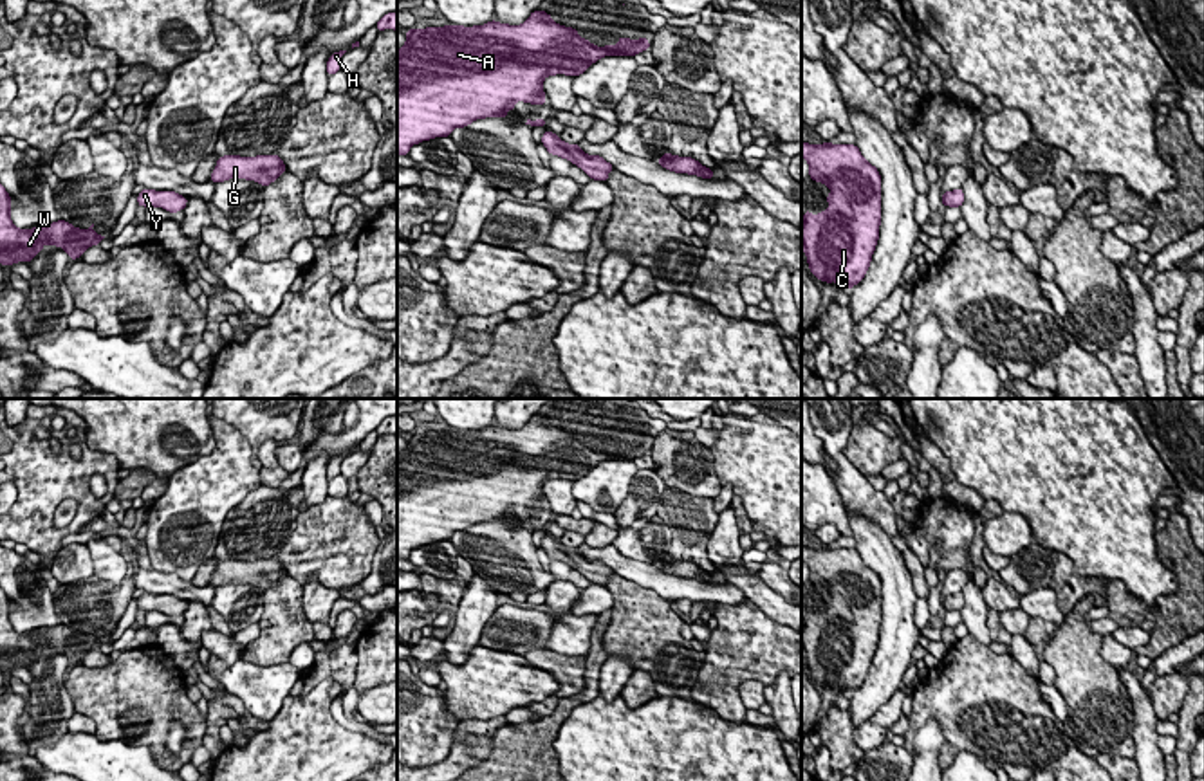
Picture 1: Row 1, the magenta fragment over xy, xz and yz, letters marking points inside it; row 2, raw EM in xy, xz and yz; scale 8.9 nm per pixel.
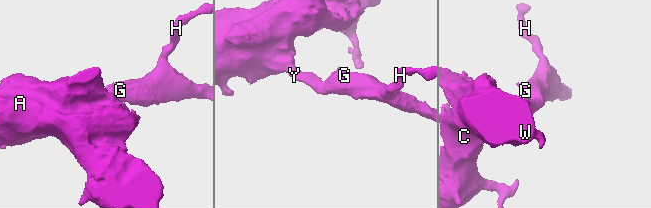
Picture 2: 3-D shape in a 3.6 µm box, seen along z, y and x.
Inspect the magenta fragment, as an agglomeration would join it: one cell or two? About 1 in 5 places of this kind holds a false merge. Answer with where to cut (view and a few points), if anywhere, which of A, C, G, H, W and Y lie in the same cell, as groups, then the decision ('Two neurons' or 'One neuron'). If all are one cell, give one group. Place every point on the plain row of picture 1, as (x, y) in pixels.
No split. Groups: A C G H W Y. One neuron

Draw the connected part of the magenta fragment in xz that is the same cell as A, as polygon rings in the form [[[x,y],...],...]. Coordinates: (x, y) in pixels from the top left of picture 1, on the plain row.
[[[540,413],[520,429],[491,424],[473,431],[448,427],[410,433],[406,447],[397,455],[397,559],[408,559],[422,545],[449,541],[455,532],[477,523],[505,523],[516,505],[545,509],[543,483],[549,480],[574,482],[605,460],[635,460],[648,453],[644,440],[619,440],[617,449],[597,451]]]

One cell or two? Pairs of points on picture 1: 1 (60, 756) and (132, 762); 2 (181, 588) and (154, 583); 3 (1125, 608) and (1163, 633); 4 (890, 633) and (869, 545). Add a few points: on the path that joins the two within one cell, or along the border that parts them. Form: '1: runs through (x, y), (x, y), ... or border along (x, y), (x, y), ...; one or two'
1: runs through (78, 760), (114, 762); one
2: runs through (174, 587), (161, 585); one
3: runs through (1136, 612), (1152, 614), (1161, 623); one
4: runs through (894, 612), (894, 574), (890, 567); one

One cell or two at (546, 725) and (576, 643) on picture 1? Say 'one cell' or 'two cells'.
two cells

